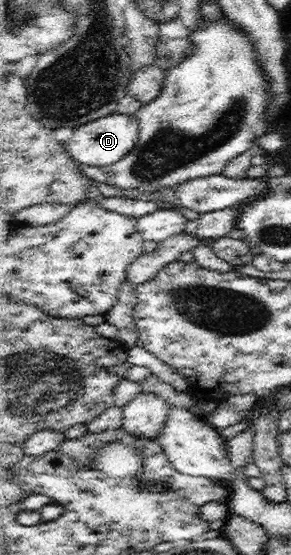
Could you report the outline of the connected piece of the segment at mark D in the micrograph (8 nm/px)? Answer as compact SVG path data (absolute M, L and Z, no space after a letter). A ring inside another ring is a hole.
M112 114L93 121L91 124L83 125L82 127L60 127L60 129L54 129L60 142L67 146L66 151L70 153L81 165L114 165L119 161L126 160L132 152L135 151L137 145L141 140L141 119L138 115L126 115L126 114Z

